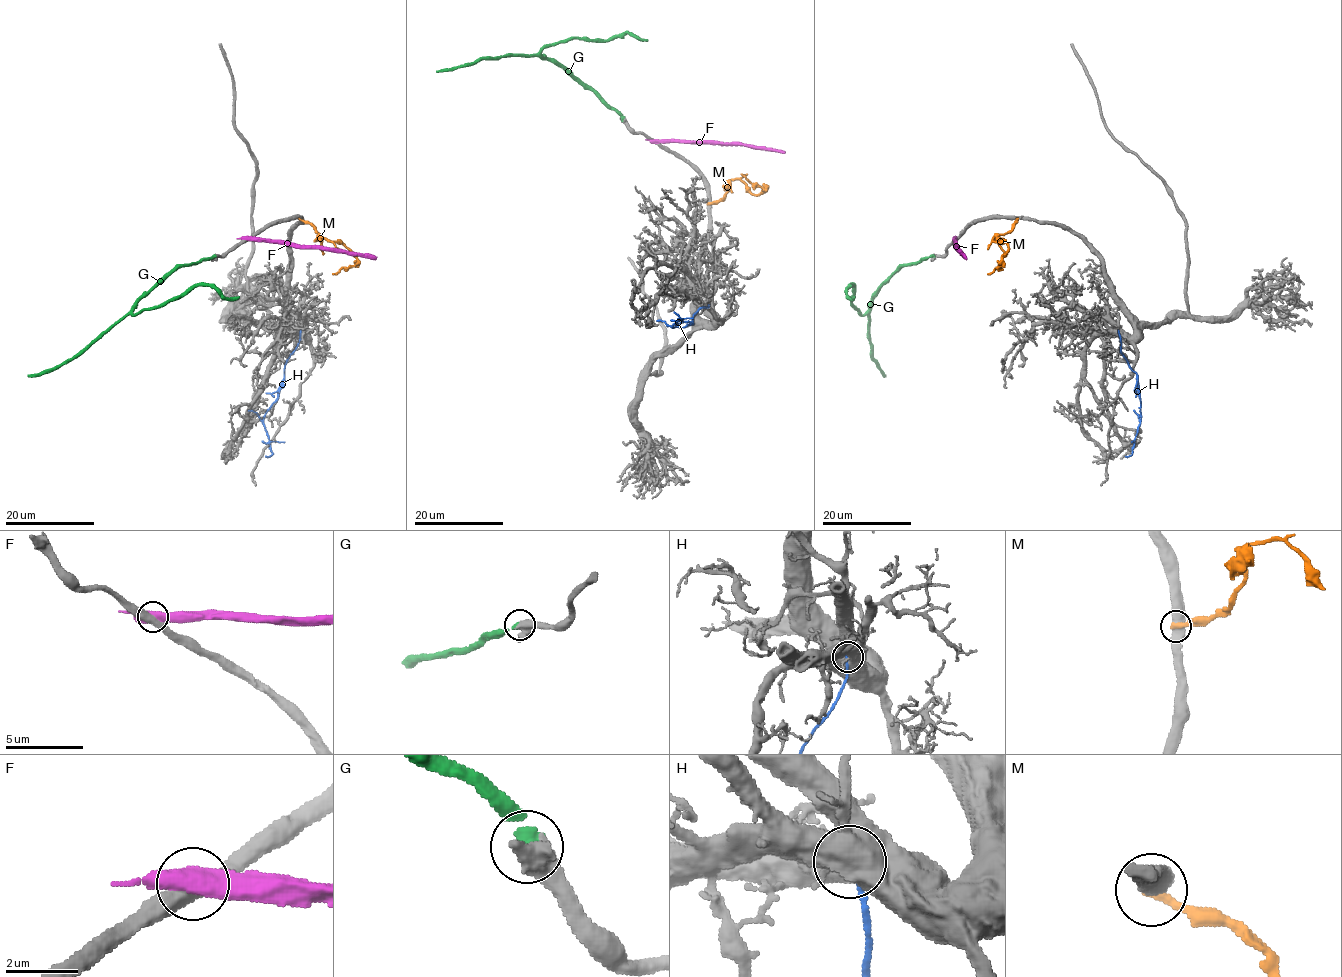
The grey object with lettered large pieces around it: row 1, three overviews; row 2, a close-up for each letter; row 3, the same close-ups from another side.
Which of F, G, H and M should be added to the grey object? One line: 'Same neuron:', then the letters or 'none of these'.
Same neuron: G

